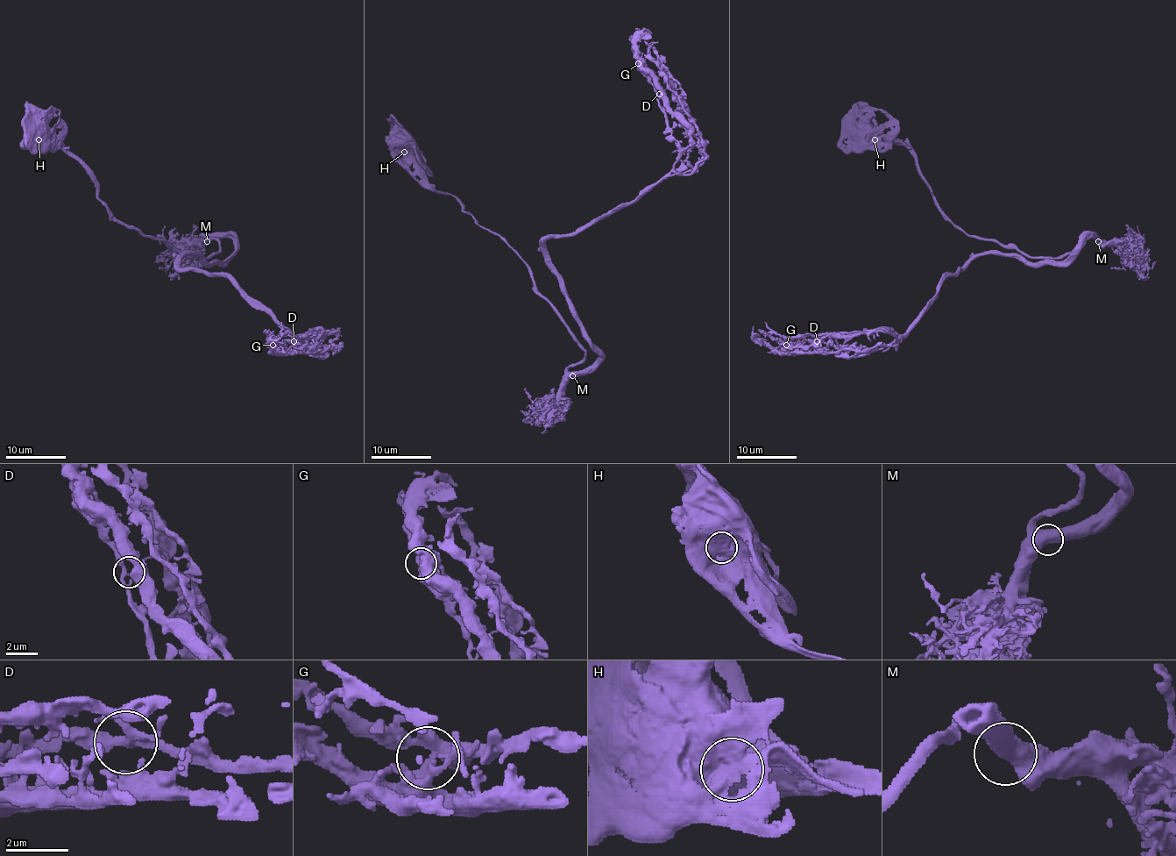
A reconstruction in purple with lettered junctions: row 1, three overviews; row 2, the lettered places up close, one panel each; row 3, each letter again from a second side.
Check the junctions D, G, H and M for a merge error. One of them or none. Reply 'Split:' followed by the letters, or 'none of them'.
Split: none of them

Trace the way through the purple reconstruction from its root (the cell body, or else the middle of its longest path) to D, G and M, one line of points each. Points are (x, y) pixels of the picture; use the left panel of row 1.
D: (33, 132), (143, 234), (202, 258), (226, 234), (226, 260), (180, 267), (313, 352), (294, 341)
G: (33, 132), (143, 234), (202, 258), (226, 234), (226, 260), (180, 267), (313, 352), (272, 345)
M: (33, 132), (86, 170), (120, 222), (186, 256), (214, 255), (219, 243), (201, 235), (207, 241)

